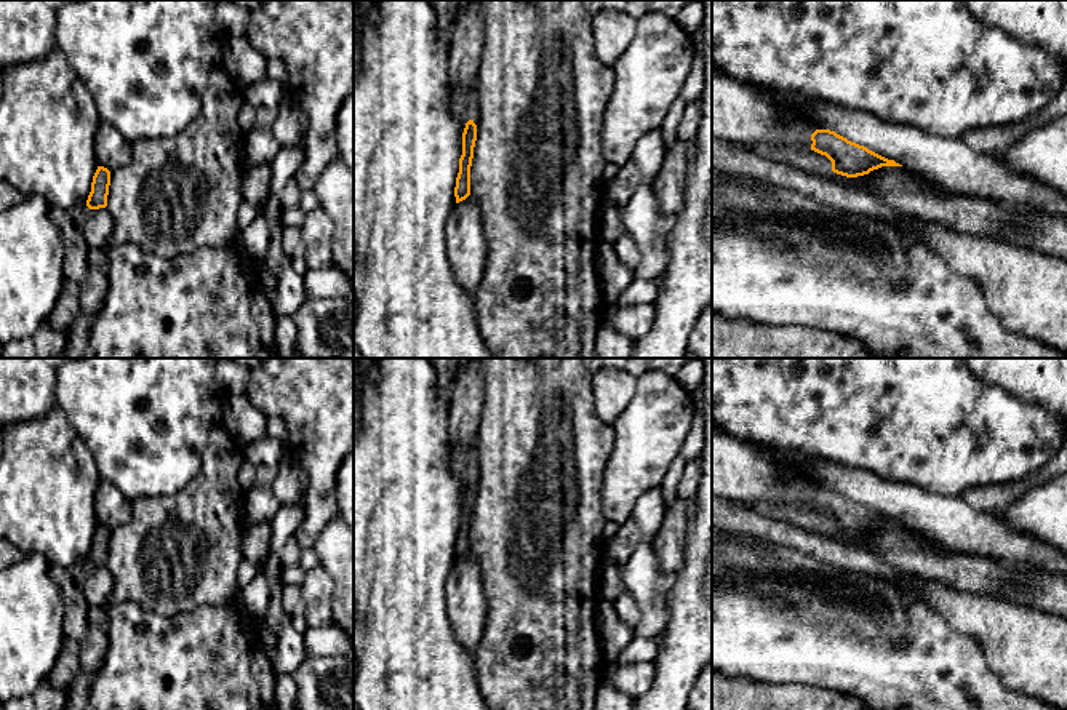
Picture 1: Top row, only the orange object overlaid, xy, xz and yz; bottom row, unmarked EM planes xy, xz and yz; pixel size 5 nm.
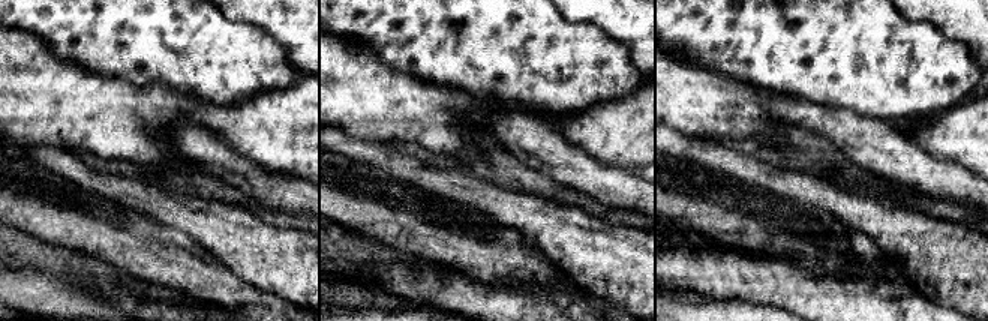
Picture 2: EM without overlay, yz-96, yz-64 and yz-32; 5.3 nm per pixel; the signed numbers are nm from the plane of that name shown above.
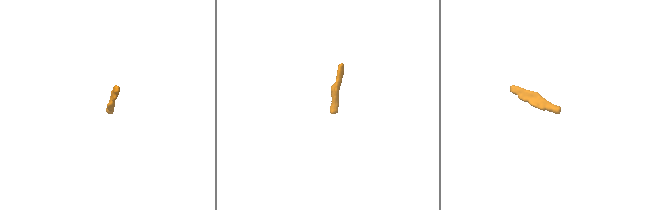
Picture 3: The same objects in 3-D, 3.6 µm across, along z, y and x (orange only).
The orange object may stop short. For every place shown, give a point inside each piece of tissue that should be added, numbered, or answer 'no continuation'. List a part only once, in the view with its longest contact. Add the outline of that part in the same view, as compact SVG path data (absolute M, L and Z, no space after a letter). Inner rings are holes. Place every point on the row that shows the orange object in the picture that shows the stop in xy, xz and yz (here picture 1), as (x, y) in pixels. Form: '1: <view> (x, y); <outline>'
1: yz (811, 162); M797 142L785 146L758 144L752 150L760 157L792 165L809 174L827 176L832 171L832 162L825 155L801 149Z

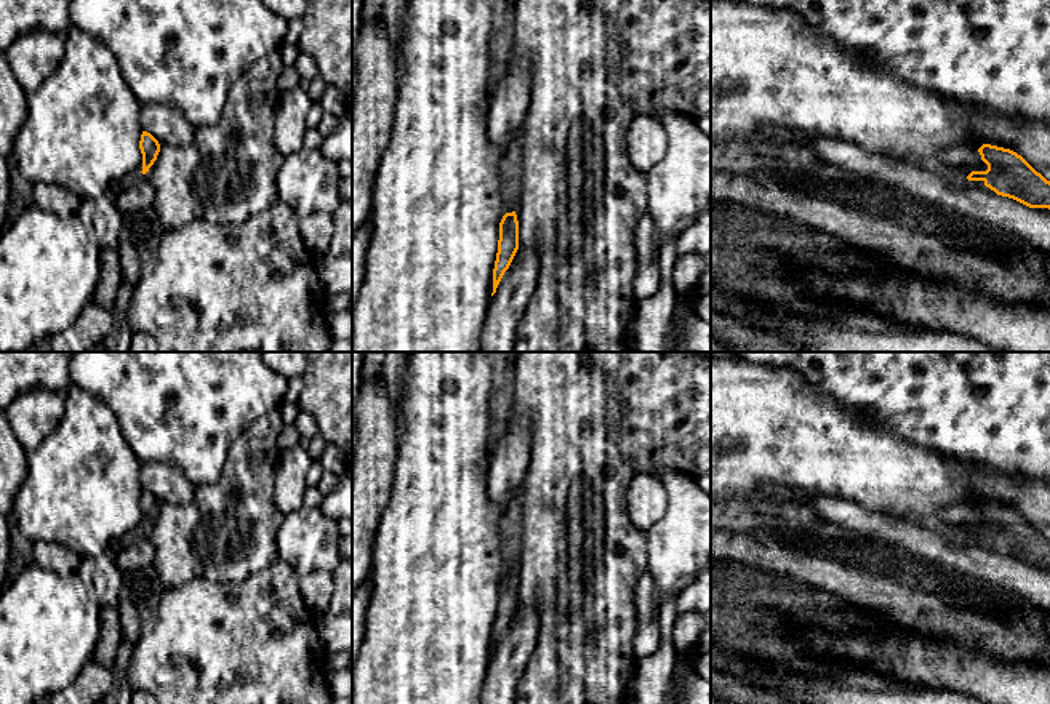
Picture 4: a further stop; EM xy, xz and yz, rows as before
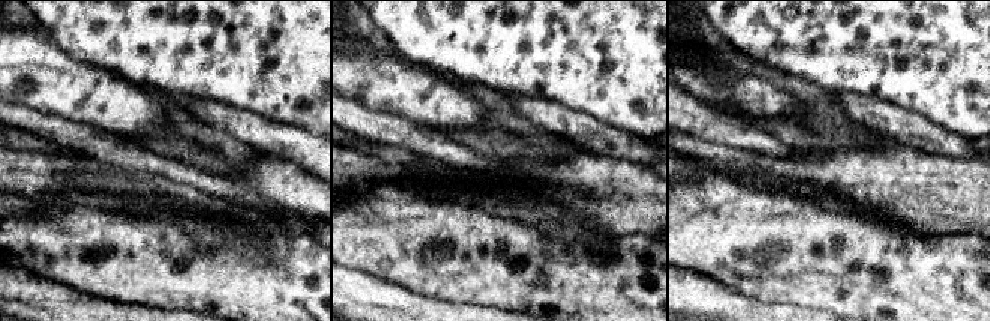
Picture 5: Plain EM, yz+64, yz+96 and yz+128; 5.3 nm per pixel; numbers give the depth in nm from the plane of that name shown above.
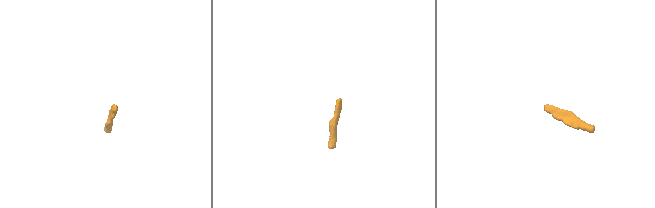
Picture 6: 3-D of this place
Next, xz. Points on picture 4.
1: xz (512, 164); M525 122L519 125L519 130L507 146L506 155L501 162L501 198L506 213L517 210L522 195L522 178L523 178L523 133Z

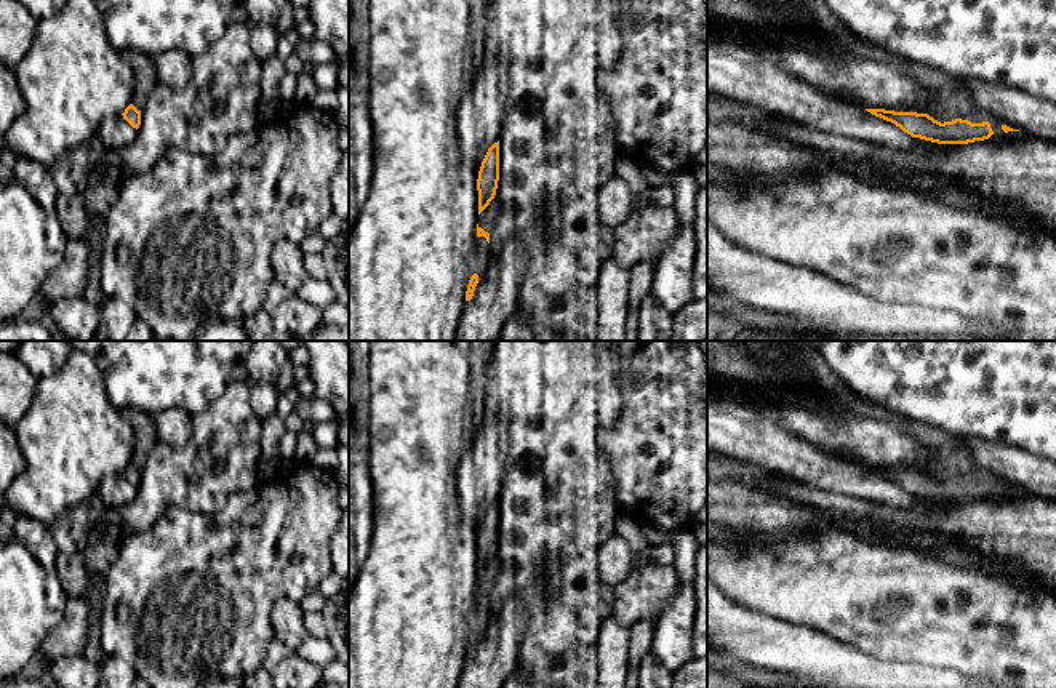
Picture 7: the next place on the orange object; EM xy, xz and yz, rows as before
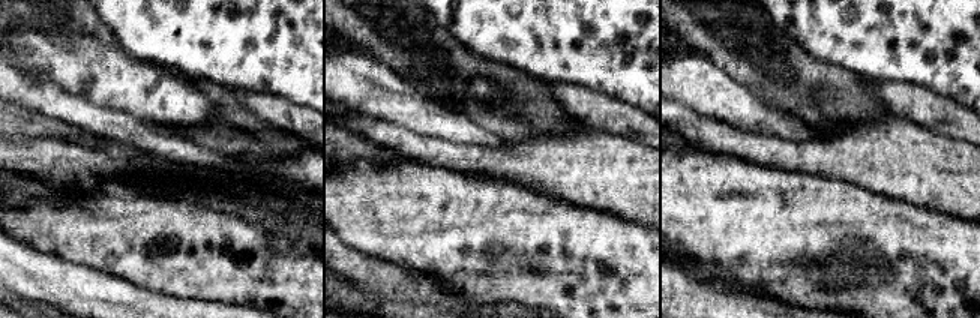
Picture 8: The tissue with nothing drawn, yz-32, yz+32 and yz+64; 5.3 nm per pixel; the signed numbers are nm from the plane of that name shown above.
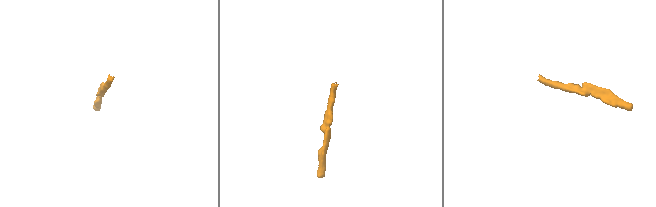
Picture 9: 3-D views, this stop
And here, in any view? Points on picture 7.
1: yz (775, 21); M707 0L707 16L714 16L731 27L750 29L773 45L798 42L816 32L827 42L848 48L858 58L896 64L901 72L933 93L933 107L928 115L934 120L941 123L955 118L971 123L987 122L960 78L952 78L939 69L896 58L866 45L850 32L824 0Z

